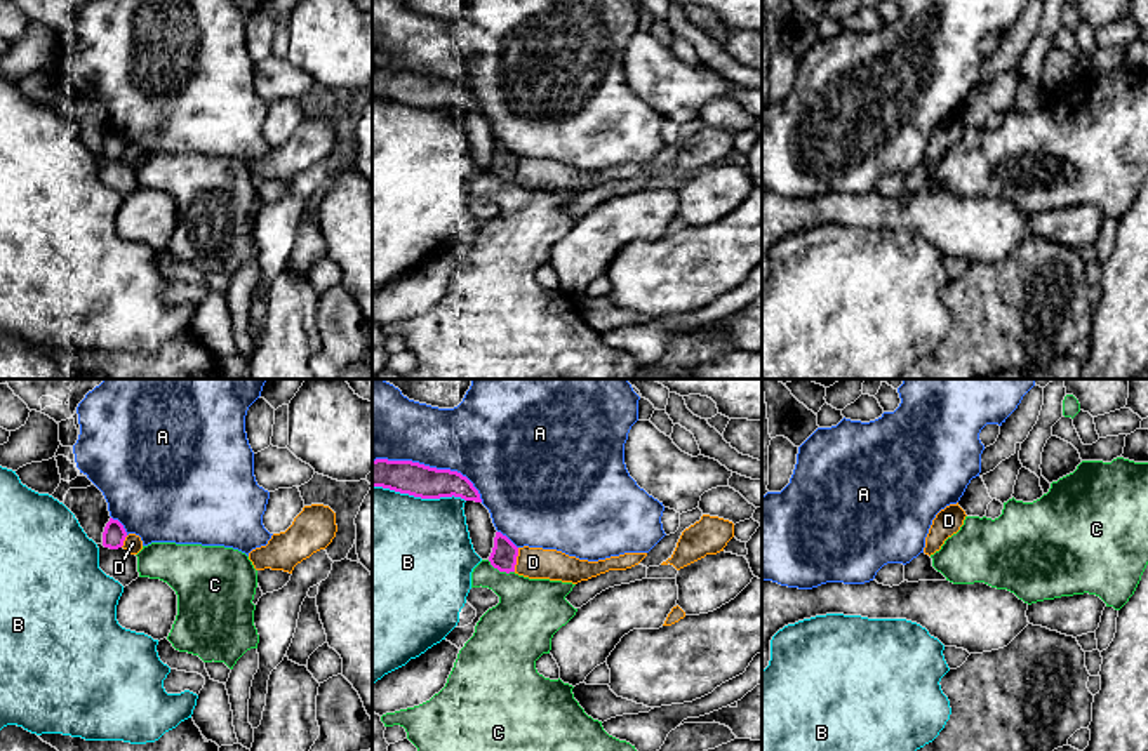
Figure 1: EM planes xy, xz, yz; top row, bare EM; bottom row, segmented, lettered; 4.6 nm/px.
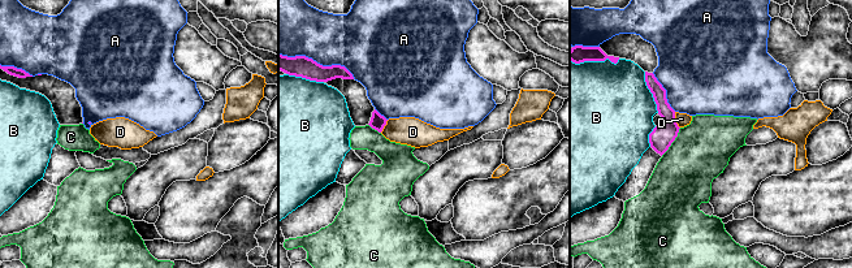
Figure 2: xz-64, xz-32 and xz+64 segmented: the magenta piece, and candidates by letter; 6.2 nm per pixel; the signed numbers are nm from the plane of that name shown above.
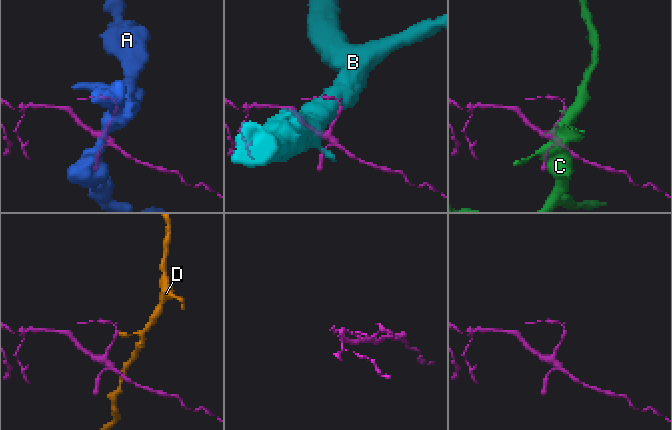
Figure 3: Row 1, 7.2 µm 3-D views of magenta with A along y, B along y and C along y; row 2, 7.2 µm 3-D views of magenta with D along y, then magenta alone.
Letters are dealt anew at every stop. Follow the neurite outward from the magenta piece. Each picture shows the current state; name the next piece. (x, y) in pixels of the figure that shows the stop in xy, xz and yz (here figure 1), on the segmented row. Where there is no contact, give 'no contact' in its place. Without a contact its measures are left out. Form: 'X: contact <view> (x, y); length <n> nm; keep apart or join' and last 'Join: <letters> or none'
A: contact xz (432, 468); length 550 nm; keep apart
B: contact xz (420, 496); length 440 nm; keep apart
C: contact xz (501, 571); length 140 nm; keep apart
D: contact xz (515, 560); length 110 nm; keep apart
Join: none

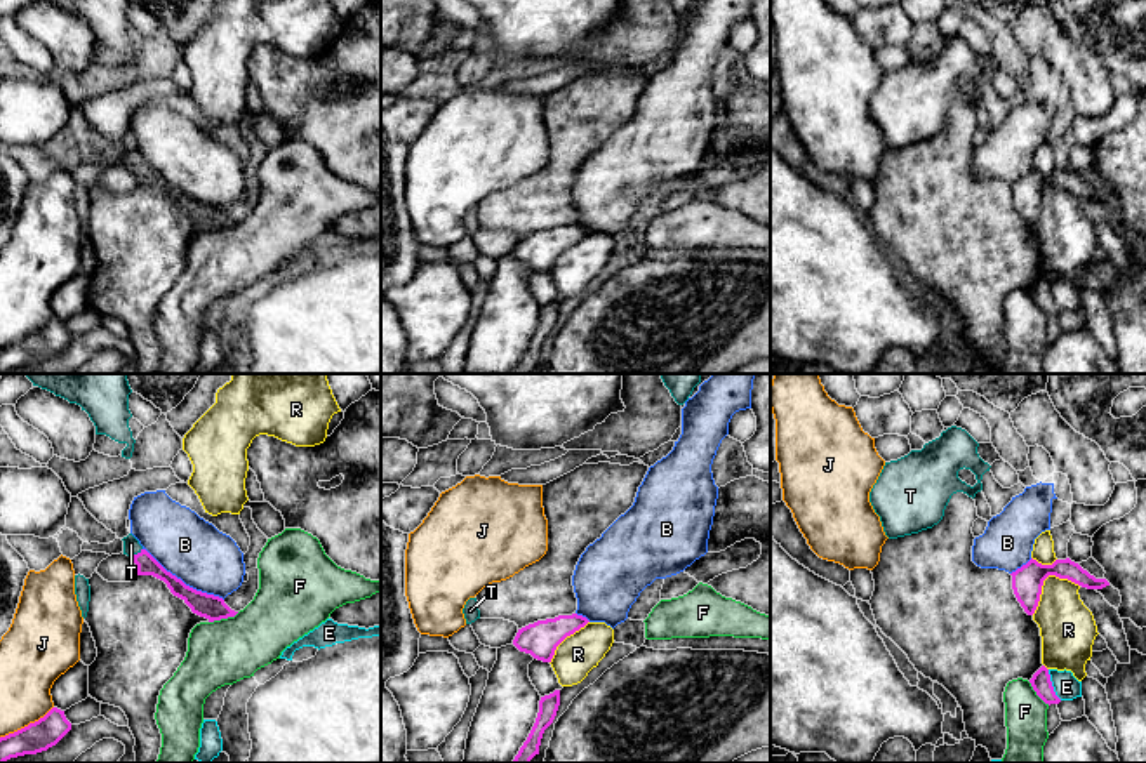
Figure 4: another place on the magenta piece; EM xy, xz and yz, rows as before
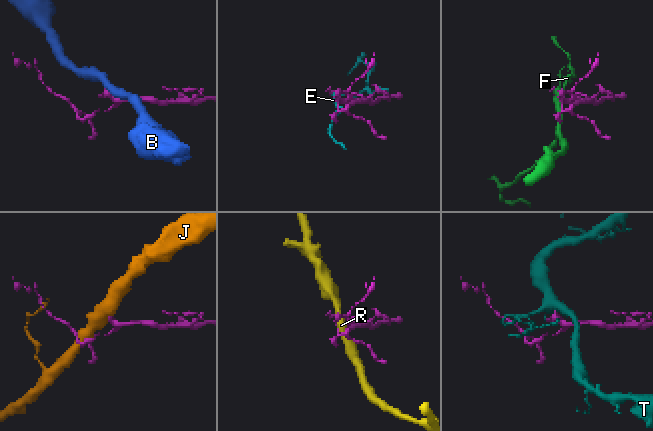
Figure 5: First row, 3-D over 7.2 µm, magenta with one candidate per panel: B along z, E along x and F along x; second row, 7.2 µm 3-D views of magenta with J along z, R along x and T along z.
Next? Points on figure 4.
B: contact xy (181, 581); length 440 nm; keep apart
E: contact yz (1051, 685); length 160 nm; keep apart
F: contact xy (223, 617); length 150 nm; keep apart
J: contact xy (28, 725); length 280 nm; keep apart
R: contact yz (1044, 579); length 260 nm; keep apart
T: contact xy (138, 553); length 70 nm; join
Join: T

